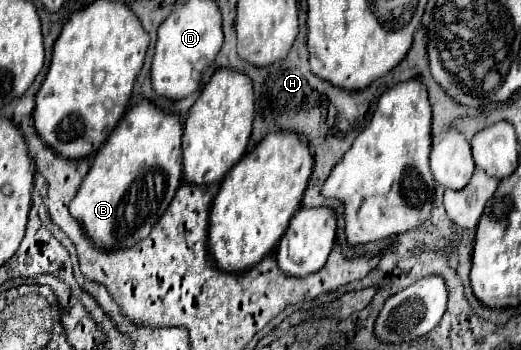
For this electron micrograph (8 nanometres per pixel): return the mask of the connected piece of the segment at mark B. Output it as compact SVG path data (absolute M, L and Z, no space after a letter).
M149 100L133 104L123 114L113 134L95 154L93 166L69 208L99 248L131 248L163 216L183 180L181 136L179 116L163 112Z

